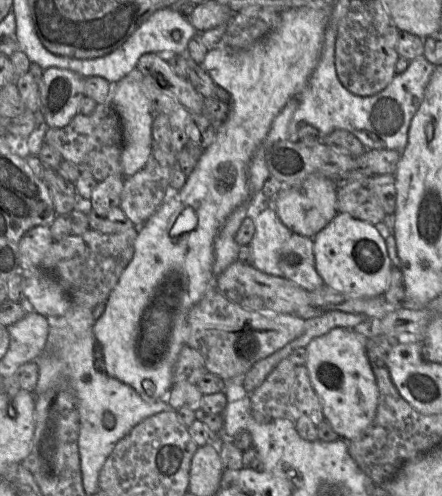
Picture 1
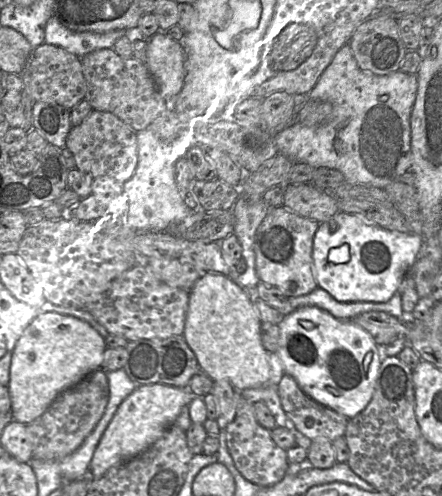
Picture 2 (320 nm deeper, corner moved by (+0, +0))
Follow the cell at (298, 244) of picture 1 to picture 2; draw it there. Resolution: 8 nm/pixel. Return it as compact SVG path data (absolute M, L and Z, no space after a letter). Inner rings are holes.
M283 206L270 207L255 235L256 271L260 281L273 285L288 297L311 293L318 285L312 259L319 223Z

